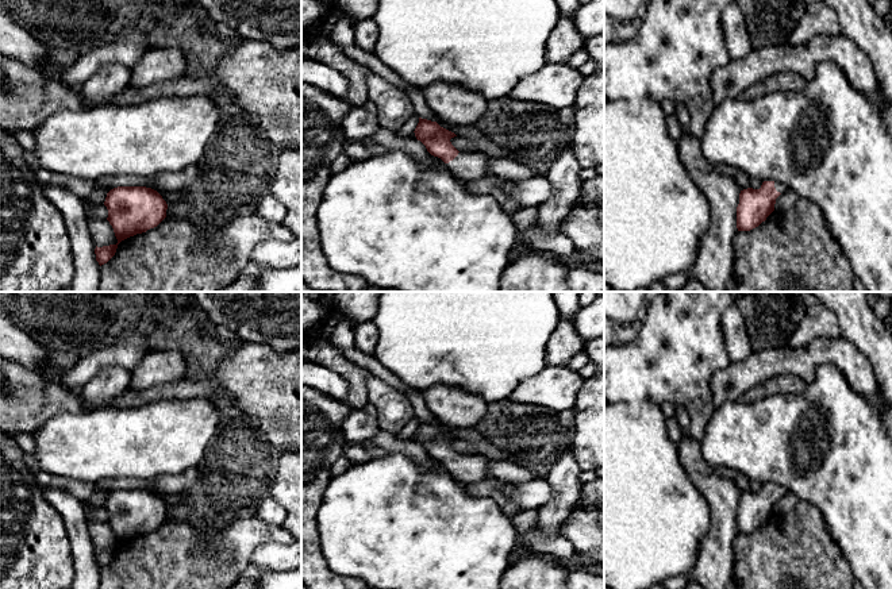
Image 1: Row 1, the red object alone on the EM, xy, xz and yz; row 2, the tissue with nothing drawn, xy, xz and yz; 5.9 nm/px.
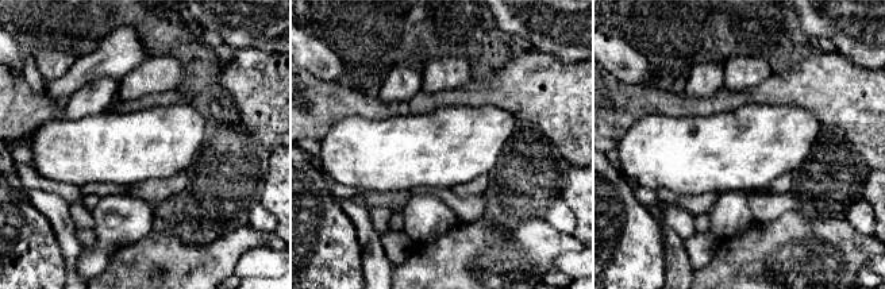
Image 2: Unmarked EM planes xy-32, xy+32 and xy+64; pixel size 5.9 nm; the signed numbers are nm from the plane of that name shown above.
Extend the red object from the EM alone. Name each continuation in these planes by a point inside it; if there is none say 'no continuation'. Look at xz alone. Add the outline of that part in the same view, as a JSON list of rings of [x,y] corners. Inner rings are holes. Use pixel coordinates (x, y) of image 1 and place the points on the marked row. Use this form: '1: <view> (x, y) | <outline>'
1: xz (468, 165) | [[[460,151],[447,168],[464,182],[482,178],[499,178],[488,173],[489,158],[481,153]]]

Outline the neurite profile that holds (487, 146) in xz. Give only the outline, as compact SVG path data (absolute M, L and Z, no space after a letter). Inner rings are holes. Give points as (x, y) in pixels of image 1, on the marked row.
M454 136L450 139L450 142L458 151L481 153L481 154L487 155L489 159L505 158L505 149L499 146L491 138L472 142L465 138Z

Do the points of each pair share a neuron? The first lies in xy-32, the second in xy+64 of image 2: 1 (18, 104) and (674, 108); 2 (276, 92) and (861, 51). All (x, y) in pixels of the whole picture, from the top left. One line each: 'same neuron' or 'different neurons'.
1: same neuron
2: different neurons

